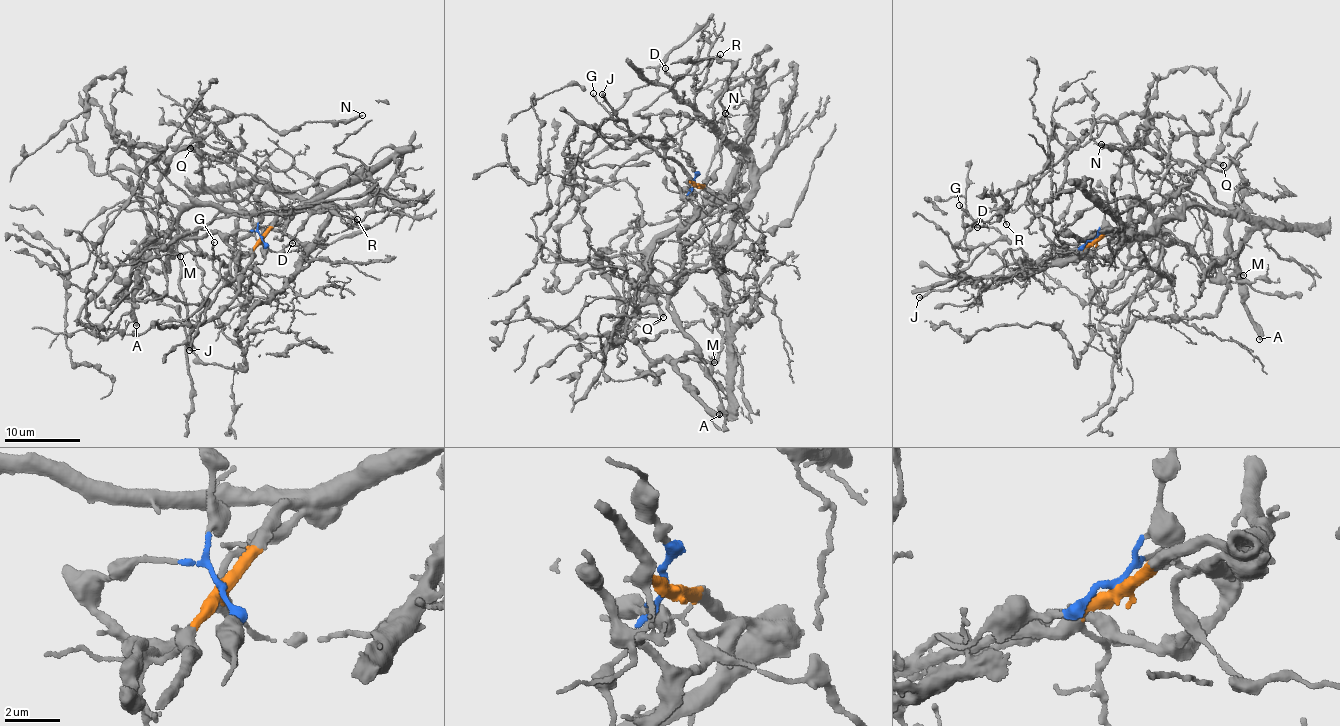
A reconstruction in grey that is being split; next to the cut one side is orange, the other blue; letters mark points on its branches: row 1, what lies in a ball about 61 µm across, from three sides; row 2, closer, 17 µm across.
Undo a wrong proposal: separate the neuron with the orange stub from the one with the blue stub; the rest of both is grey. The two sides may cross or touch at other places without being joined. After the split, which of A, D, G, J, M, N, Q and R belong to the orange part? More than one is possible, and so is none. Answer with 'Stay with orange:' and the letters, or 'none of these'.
Stay with orange: G, J

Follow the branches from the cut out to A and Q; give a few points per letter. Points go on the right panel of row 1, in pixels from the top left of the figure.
A: (1092, 241), (1109, 231), (1177, 240), (1213, 278), (1230, 253), (1235, 258), (1241, 303), (1260, 339)
Q: (1092, 241), (1177, 240), (1215, 278), (1231, 212), (1135, 133), (1170, 113), (1223, 166)

